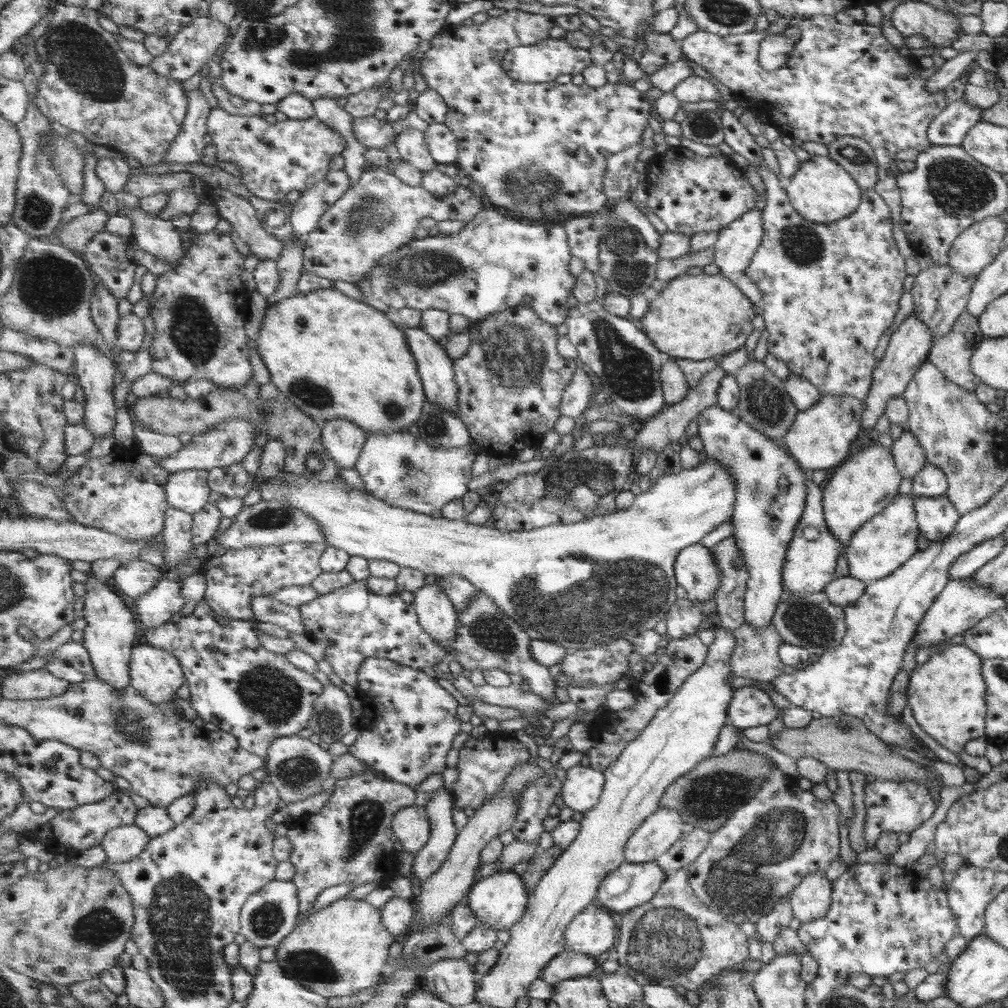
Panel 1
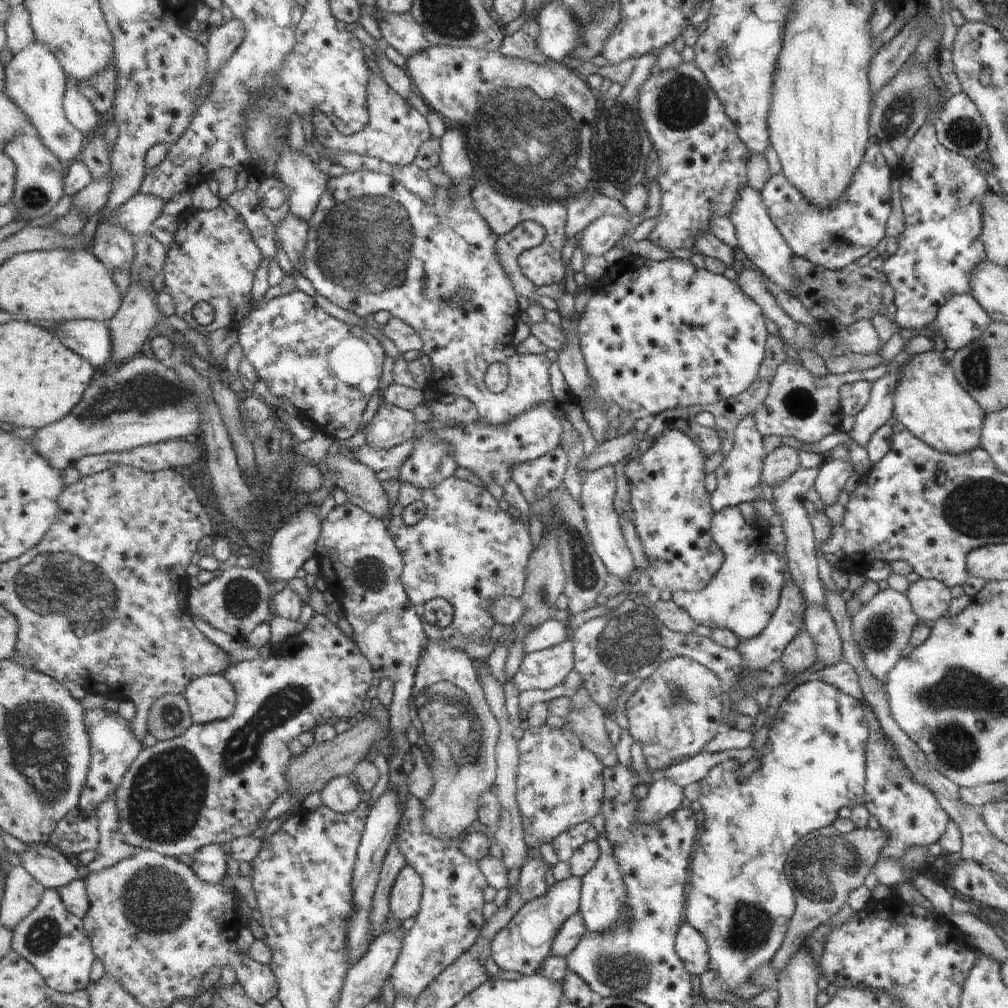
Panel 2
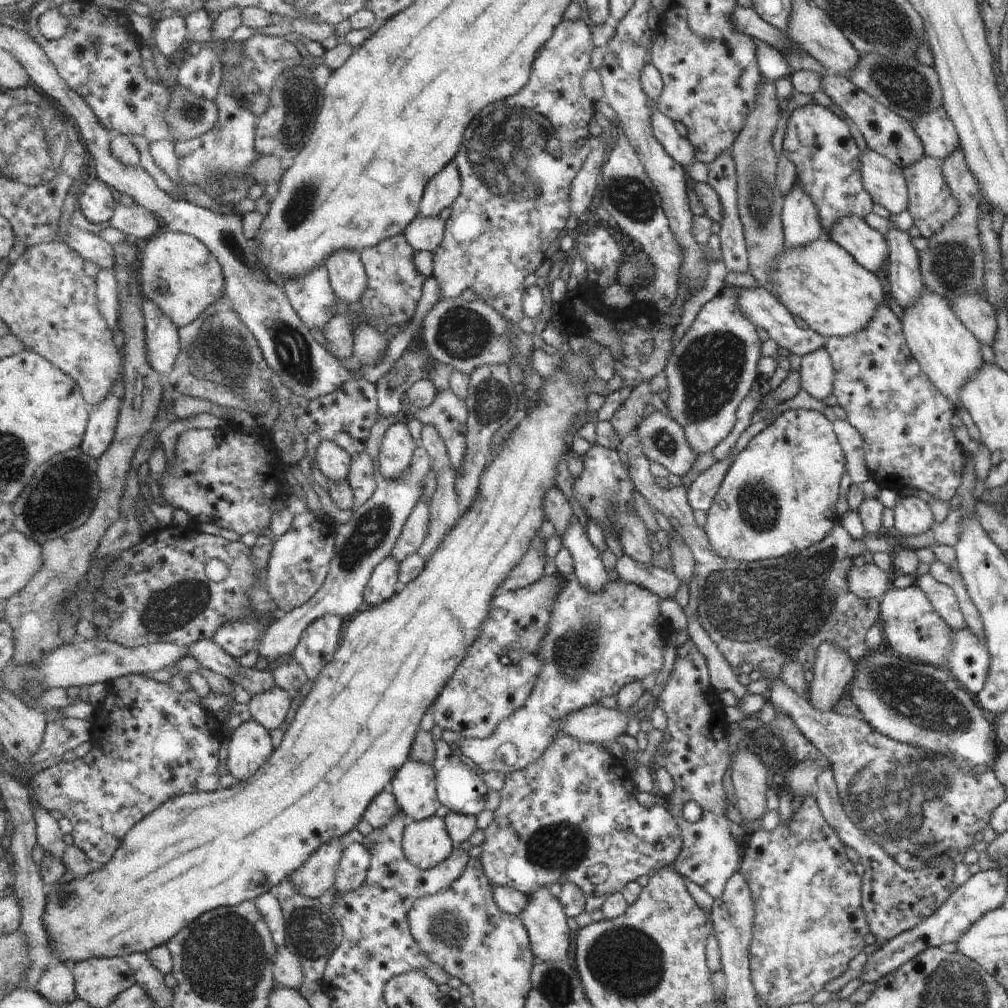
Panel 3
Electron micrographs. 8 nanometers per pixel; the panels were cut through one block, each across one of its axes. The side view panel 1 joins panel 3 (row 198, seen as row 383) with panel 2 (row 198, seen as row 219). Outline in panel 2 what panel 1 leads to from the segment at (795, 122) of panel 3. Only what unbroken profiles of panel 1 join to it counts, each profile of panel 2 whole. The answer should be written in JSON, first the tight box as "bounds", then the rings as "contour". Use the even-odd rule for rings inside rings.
{"bounds":[760,138,894,270],"contour":[[[869,138],[847,190],[827,210],[813,208],[781,172],[769,176],[760,192],[762,203],[775,230],[795,256],[825,270],[839,270],[865,256],[885,237],[885,222],[890,213],[889,183],[894,172],[885,163],[877,141]]]}

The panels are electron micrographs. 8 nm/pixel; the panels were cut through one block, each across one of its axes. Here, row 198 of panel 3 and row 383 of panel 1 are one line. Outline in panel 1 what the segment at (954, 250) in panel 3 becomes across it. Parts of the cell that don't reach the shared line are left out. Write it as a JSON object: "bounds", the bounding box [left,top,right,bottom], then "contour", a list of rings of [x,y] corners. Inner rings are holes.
{"bounds":[926,311,982,392],"contour":[[[967,311],[957,315],[949,332],[934,338],[926,360],[953,384],[971,392],[980,380],[971,372],[970,356],[982,339],[978,319]]]}

